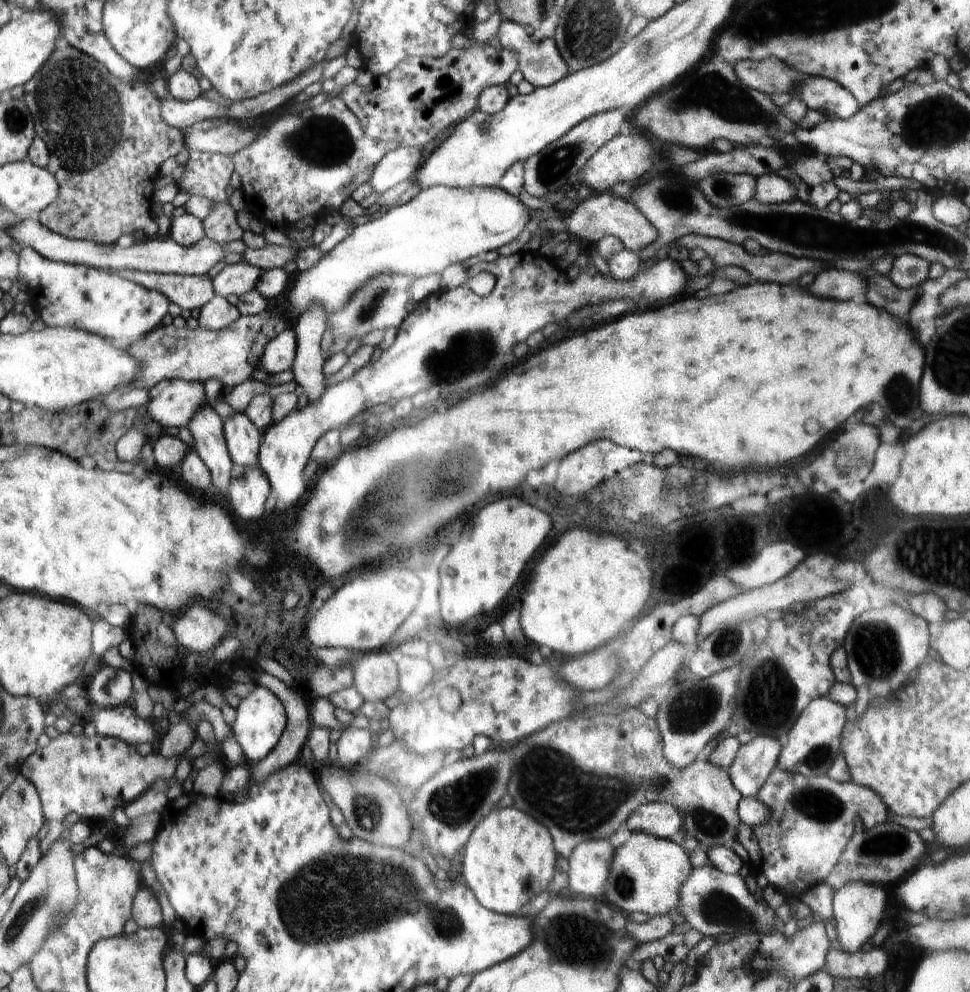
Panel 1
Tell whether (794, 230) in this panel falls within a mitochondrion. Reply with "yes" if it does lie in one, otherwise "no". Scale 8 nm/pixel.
yes

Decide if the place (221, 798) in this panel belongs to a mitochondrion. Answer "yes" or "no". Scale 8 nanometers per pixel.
no

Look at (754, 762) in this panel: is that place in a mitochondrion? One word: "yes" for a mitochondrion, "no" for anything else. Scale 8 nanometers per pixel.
no

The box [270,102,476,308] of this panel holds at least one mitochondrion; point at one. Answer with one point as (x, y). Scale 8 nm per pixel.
(326, 142)

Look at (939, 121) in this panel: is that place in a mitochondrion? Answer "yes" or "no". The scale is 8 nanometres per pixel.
yes

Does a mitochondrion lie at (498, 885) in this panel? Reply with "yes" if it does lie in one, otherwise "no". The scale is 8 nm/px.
no

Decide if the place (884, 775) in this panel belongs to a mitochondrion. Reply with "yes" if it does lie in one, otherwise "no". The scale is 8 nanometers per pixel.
no

